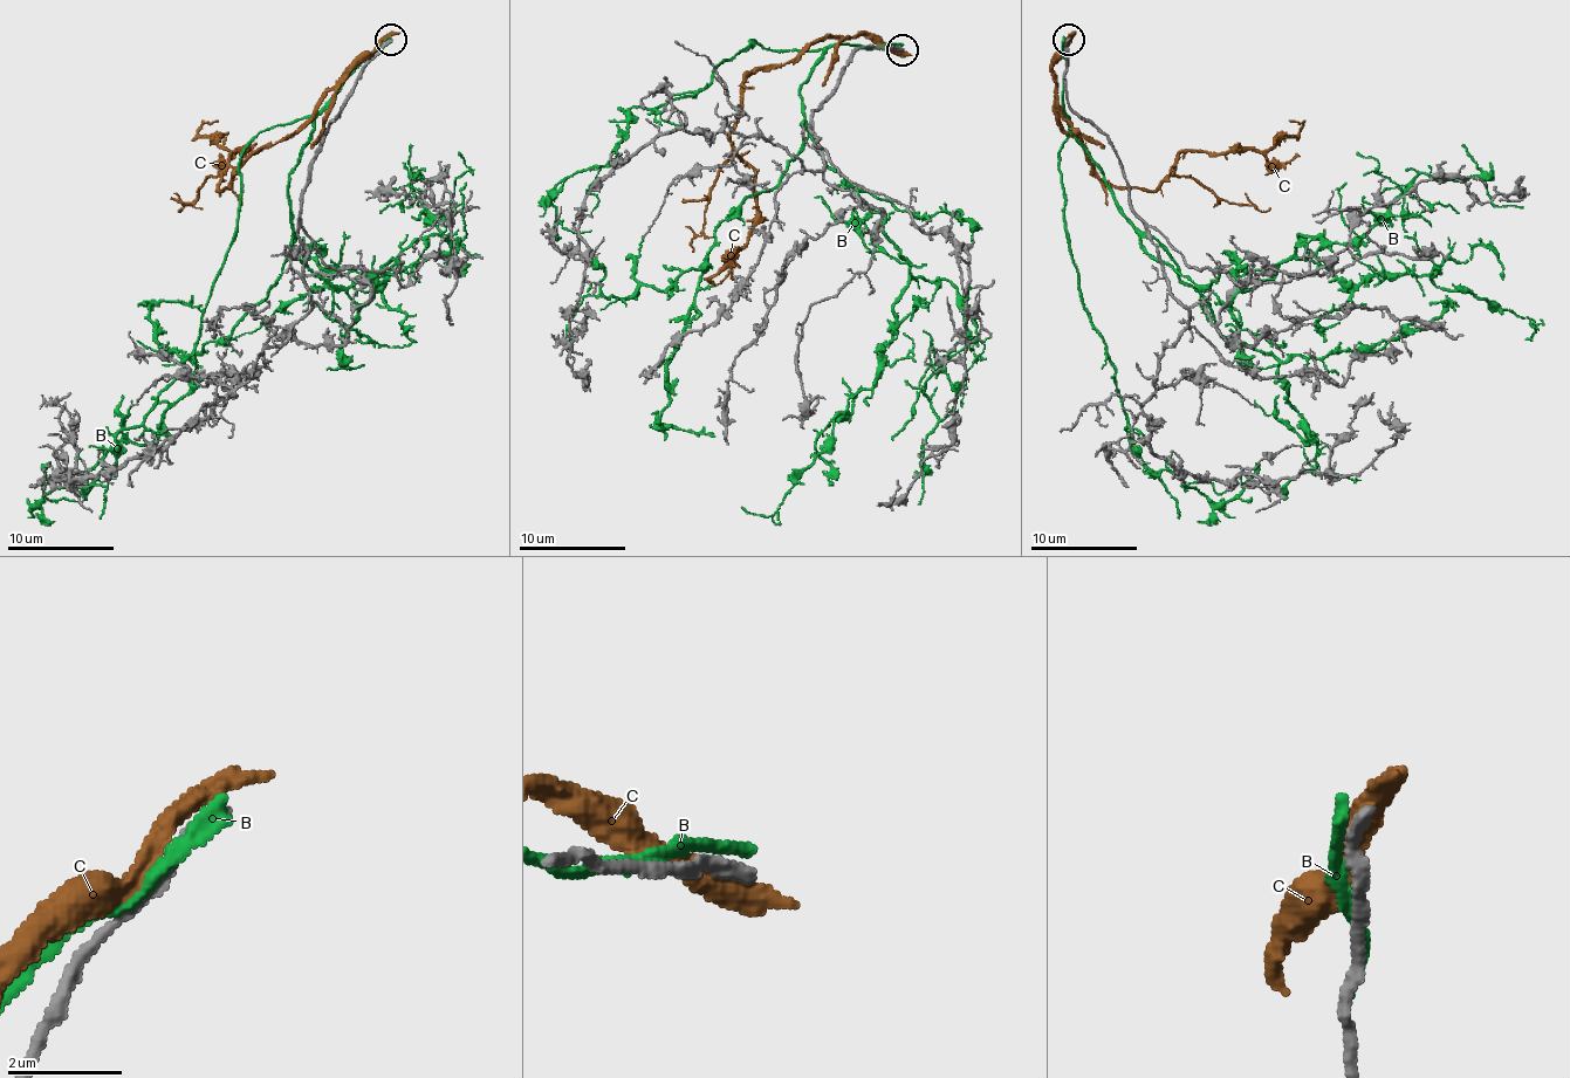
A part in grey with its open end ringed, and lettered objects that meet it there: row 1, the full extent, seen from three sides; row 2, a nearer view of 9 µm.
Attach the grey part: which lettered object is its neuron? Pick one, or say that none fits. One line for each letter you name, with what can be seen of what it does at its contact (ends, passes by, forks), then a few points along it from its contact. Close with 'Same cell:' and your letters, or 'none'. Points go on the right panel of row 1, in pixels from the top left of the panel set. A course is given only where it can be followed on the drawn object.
Same cell: none

